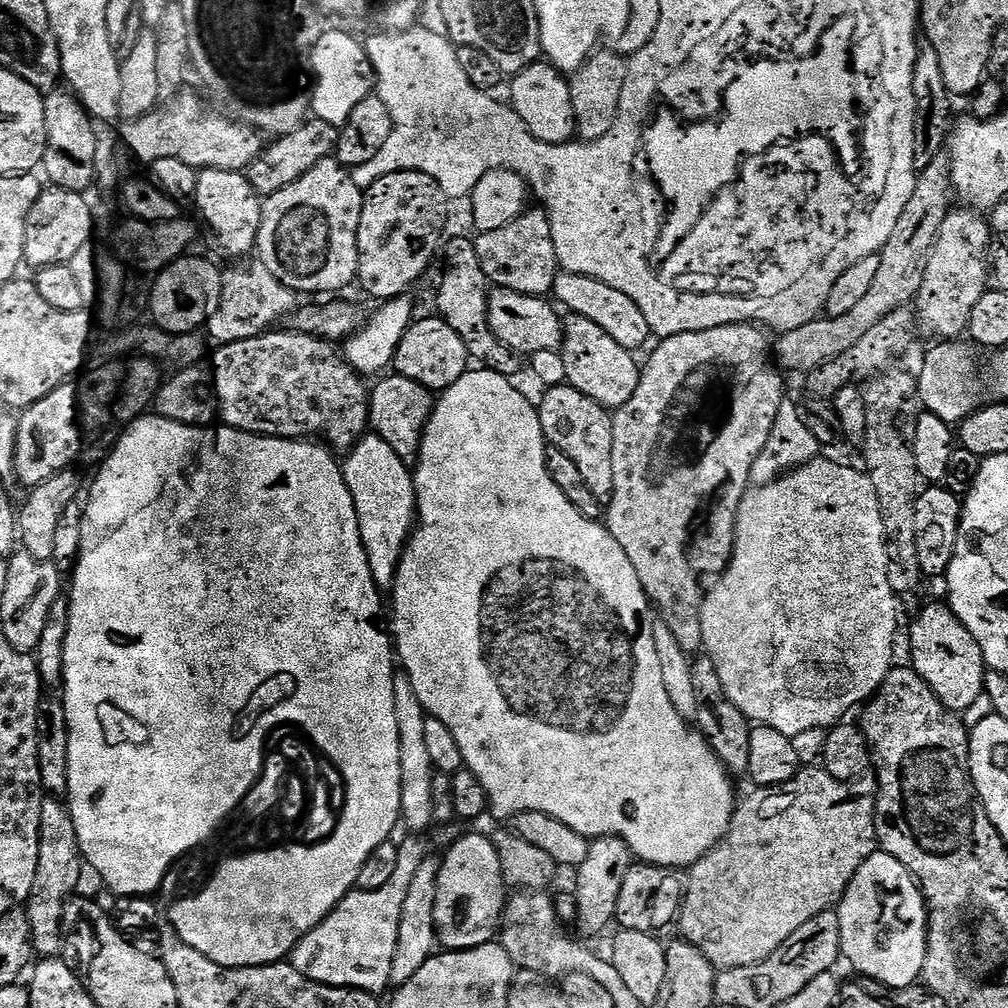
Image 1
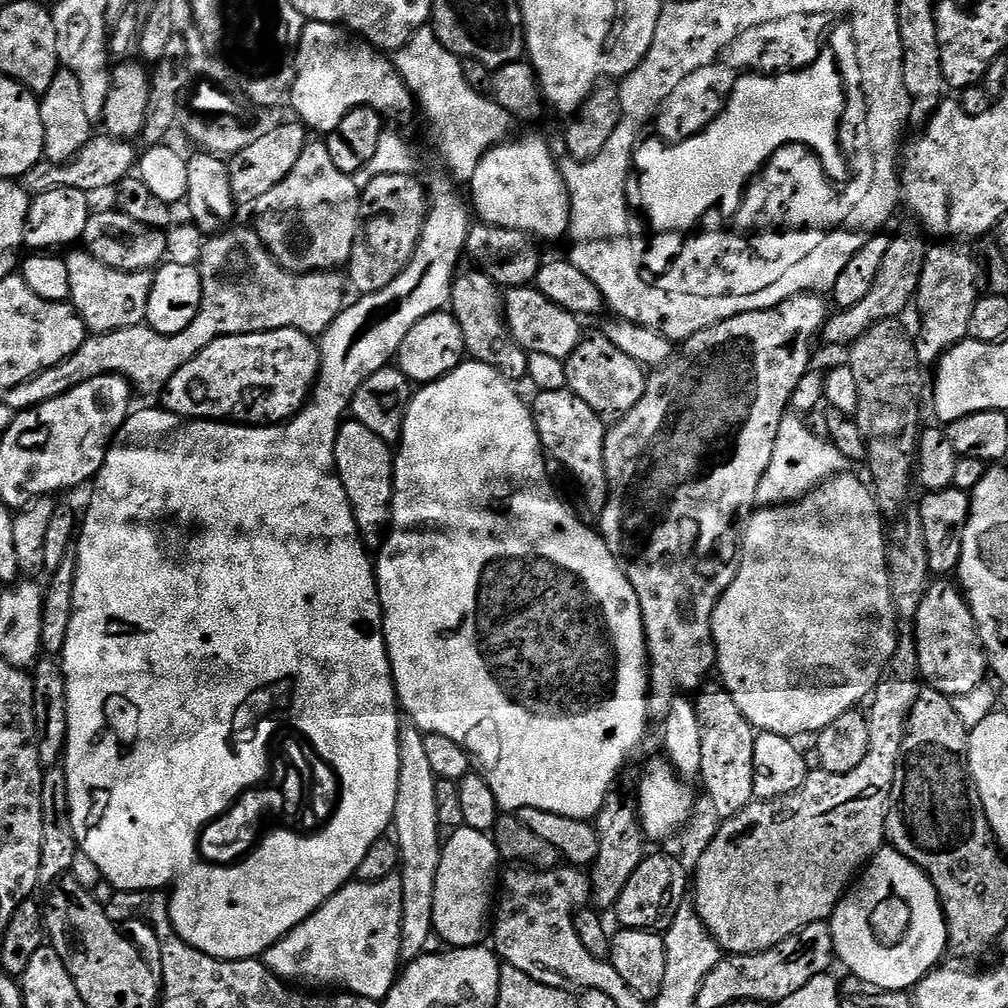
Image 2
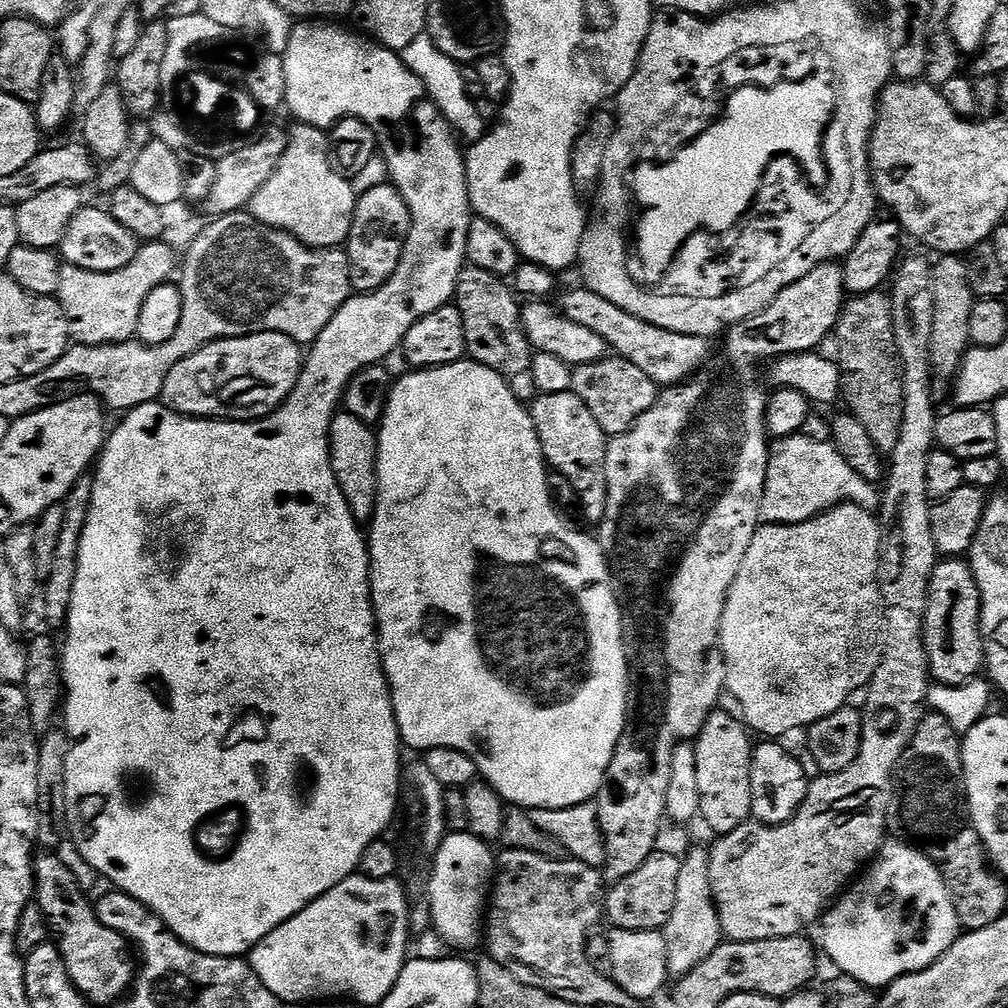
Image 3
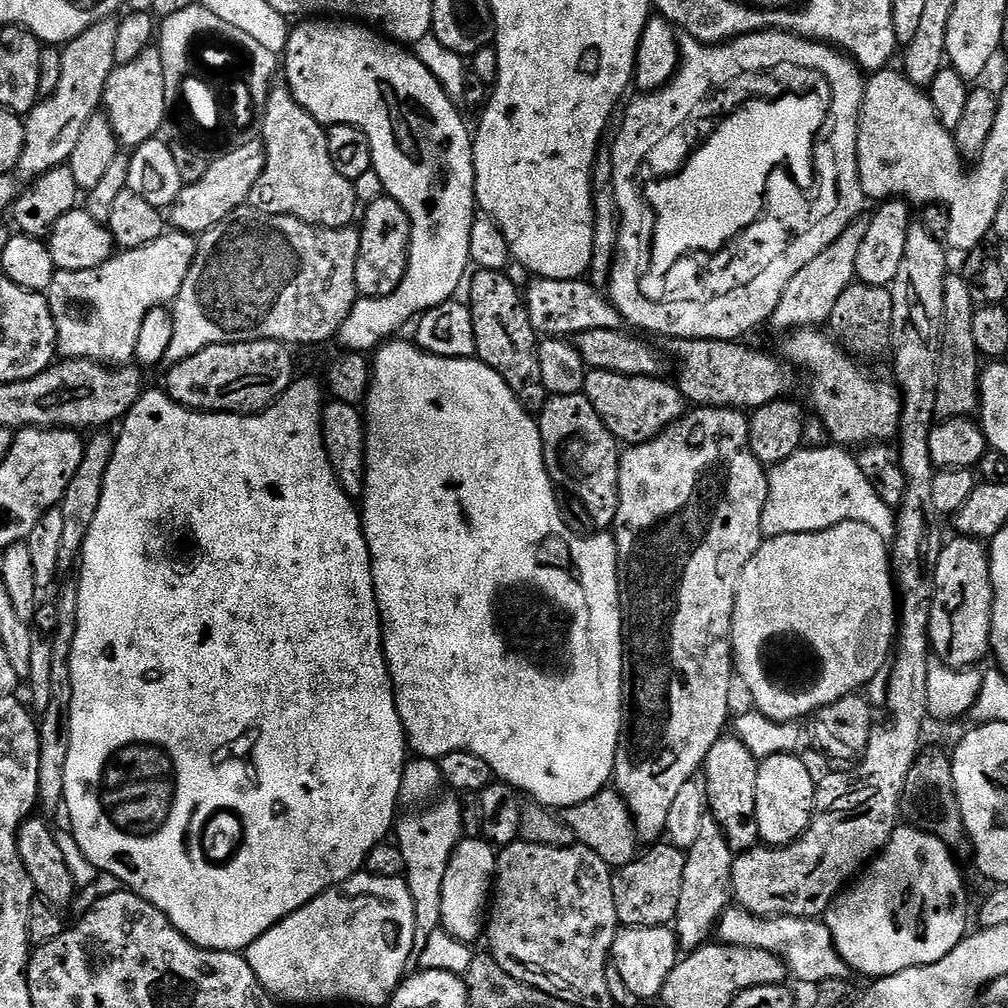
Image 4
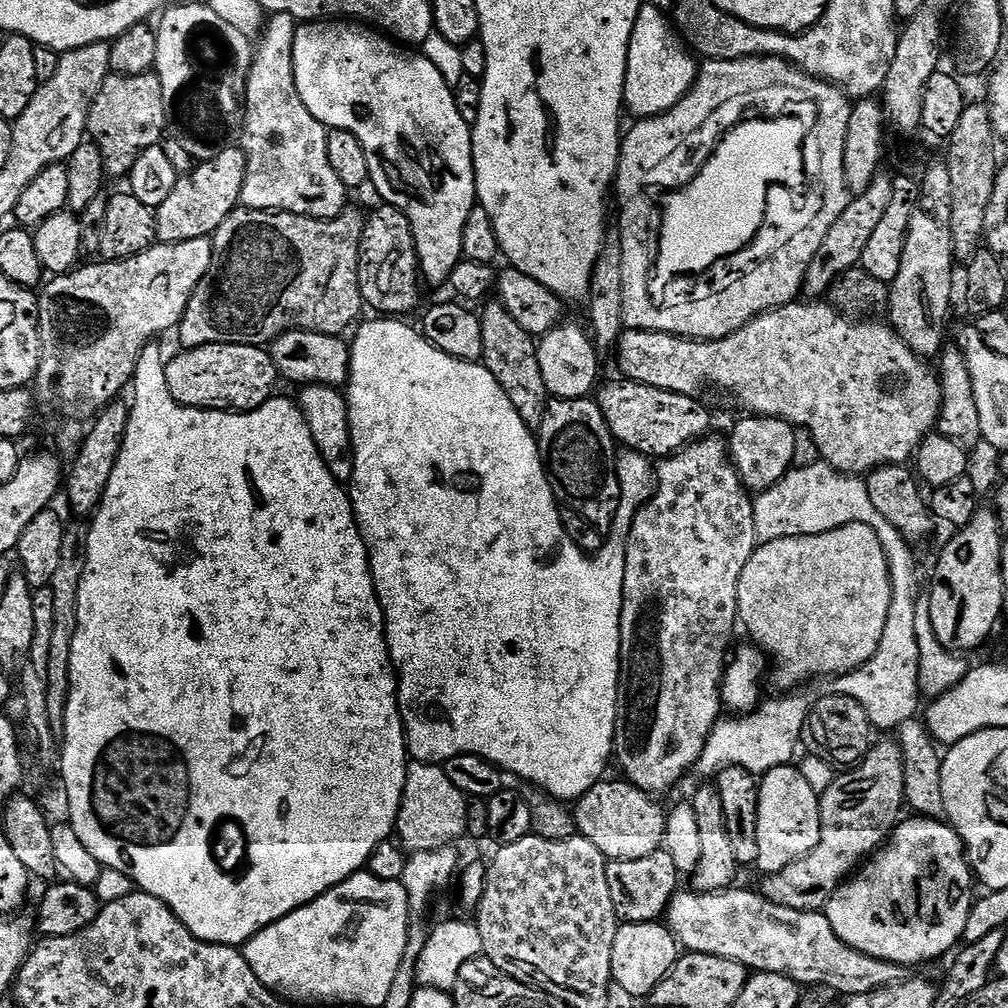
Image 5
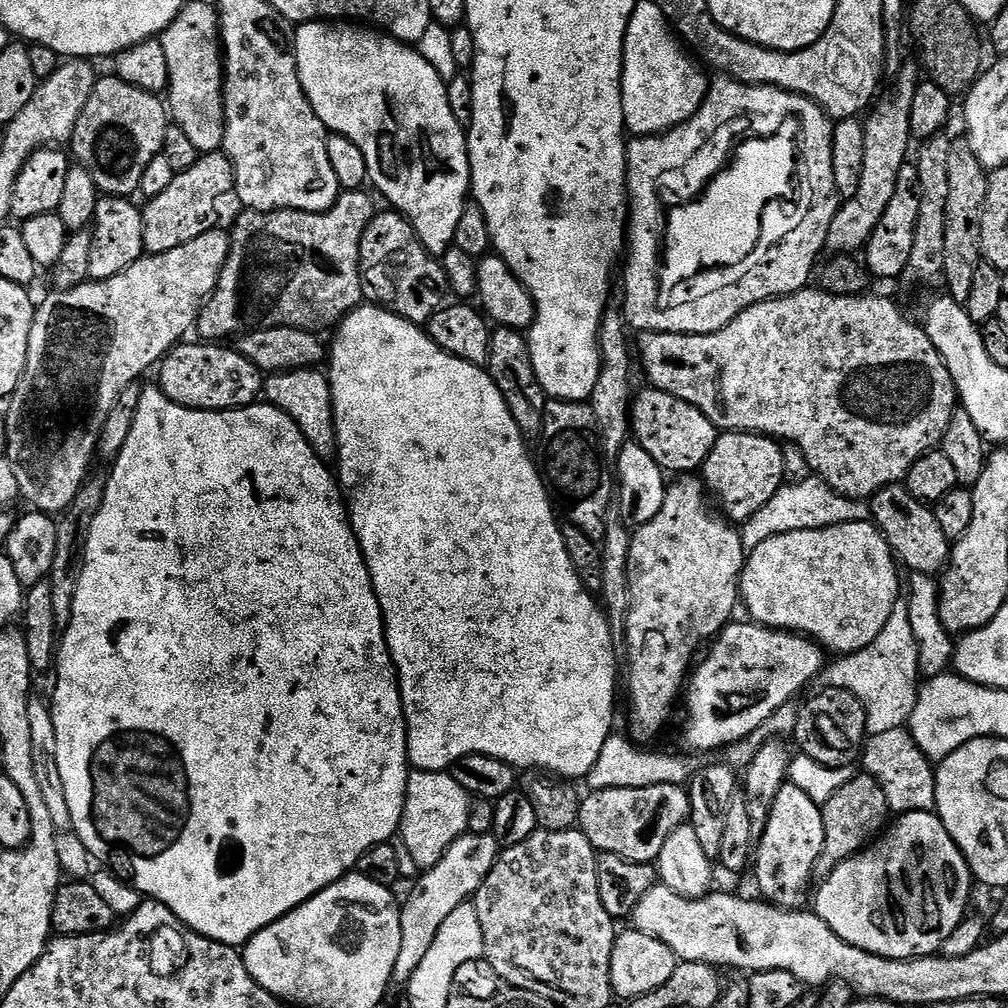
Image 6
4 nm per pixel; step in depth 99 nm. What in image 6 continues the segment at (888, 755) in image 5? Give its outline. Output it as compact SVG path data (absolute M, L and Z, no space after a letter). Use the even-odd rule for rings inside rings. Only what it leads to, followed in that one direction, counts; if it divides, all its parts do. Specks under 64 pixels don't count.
M867 774L853 775L852 780L842 785L833 797L822 805L822 811L824 813L824 845L816 863L816 872L820 874L834 871L844 860L850 859L869 842L875 841L885 827L884 819L890 816L882 786L876 778Z

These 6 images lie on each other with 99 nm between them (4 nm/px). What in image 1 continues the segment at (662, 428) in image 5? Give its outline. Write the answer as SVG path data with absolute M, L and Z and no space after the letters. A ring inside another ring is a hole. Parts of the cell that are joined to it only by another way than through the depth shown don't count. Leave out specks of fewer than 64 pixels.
M568 314L563 317L562 323L564 342L559 353L562 362L566 362L568 387L586 394L586 398L594 398L594 402L609 410L615 410L630 402L640 381L641 365L638 360L636 364L636 356L614 342L601 326L588 318Z

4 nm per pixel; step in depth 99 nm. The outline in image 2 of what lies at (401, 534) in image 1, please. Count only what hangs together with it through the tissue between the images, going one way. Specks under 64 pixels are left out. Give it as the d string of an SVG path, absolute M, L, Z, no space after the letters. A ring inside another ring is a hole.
M348 418L341 423L336 435L336 472L340 475L342 486L346 490L346 498L350 498L352 513L360 531L360 539L369 549L379 549L392 519L392 466L394 463L393 449L374 430L366 430L355 418Z

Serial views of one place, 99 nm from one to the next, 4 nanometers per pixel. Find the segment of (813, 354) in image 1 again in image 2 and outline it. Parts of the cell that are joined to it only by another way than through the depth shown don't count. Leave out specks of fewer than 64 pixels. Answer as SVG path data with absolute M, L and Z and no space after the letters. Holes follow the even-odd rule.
M900 232L889 239L886 259L882 262L882 270L878 270L878 278L874 278L874 286L870 286L870 294L866 294L858 306L833 311L822 329L822 340L828 344L850 346L878 322L903 317L903 312L913 307L929 250L929 245L924 244L925 237L916 232Z

